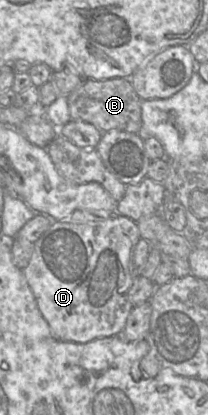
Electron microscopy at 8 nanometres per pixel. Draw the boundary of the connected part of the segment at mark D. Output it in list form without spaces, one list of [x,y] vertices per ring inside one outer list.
[[[113,213],[109,218],[87,223],[53,221],[34,242],[28,265],[22,270],[37,306],[52,335],[60,341],[87,343],[97,338],[120,335],[133,309],[128,290],[133,284],[131,265],[134,249],[141,239],[136,221]]]

